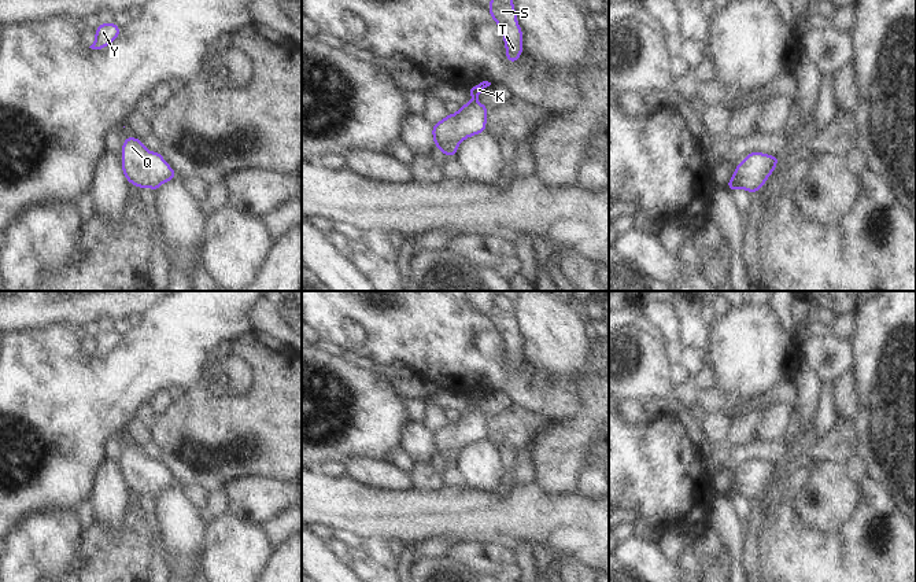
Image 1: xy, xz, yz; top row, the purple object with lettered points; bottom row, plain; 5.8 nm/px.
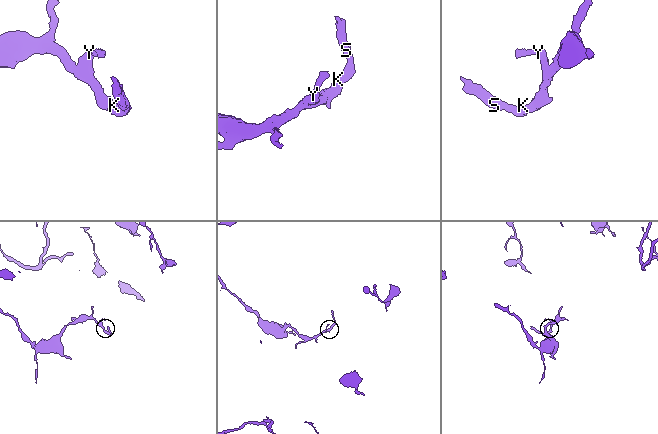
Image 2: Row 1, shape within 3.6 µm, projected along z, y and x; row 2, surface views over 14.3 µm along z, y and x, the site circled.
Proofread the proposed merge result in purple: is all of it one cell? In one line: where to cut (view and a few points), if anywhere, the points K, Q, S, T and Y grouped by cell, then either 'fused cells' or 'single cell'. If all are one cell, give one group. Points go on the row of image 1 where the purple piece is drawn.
cut none; groups K Q S T Y; single cell

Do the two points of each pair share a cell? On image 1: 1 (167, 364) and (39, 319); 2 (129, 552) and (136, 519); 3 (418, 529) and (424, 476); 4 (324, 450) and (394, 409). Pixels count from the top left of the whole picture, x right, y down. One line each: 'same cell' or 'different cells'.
1: different cells
2: same cell
3: different cells
4: same cell

